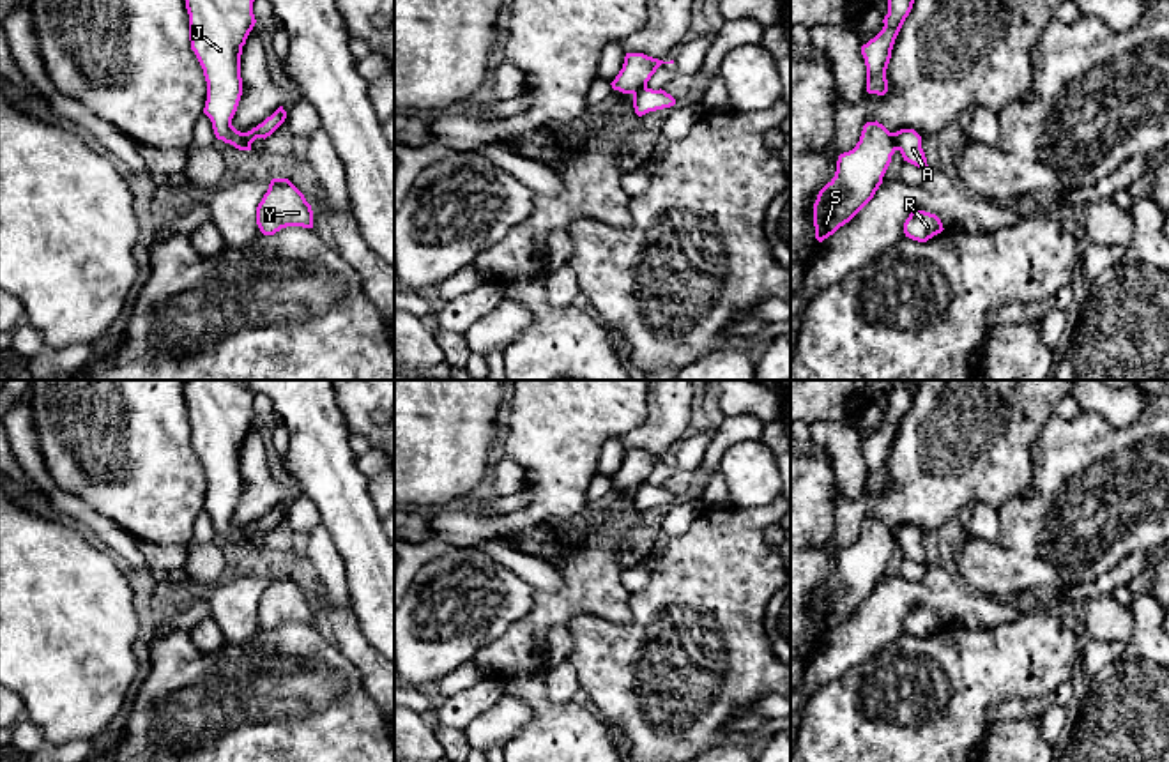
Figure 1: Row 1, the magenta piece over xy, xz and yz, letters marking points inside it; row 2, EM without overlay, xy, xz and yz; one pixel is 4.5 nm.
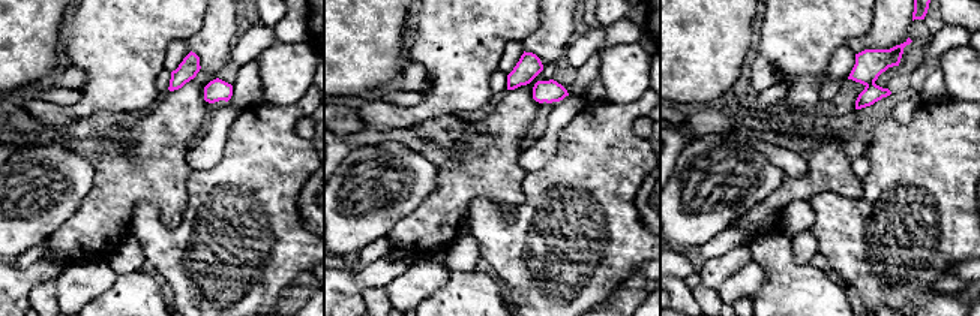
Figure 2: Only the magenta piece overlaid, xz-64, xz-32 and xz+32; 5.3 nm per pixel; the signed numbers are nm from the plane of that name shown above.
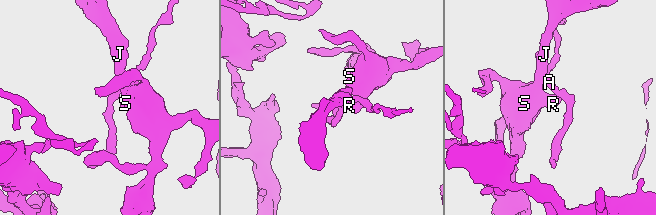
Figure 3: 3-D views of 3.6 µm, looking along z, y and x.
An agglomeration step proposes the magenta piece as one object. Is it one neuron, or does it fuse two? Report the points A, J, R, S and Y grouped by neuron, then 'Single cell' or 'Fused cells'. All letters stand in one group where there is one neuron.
Groups: A / J R S Y. Fused cells

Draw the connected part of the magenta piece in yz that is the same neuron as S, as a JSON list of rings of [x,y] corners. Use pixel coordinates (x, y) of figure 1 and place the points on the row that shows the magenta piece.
[[[867,122],[860,141],[838,156],[835,177],[814,203],[815,239],[822,242],[849,223],[875,194],[897,150],[893,133]]]

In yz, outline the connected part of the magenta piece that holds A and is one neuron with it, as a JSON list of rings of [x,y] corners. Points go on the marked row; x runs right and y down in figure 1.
[[[900,129],[893,133],[897,141],[897,150],[902,154],[904,161],[930,171],[927,164],[925,152],[921,149],[921,136],[914,129]]]

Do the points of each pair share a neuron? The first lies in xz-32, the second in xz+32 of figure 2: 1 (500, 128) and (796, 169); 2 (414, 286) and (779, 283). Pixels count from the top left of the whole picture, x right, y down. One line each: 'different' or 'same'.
1: different
2: different

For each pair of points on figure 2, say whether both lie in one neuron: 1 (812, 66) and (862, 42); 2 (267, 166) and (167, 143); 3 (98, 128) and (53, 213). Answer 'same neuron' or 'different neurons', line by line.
1: different neurons
2: different neurons
3: different neurons

